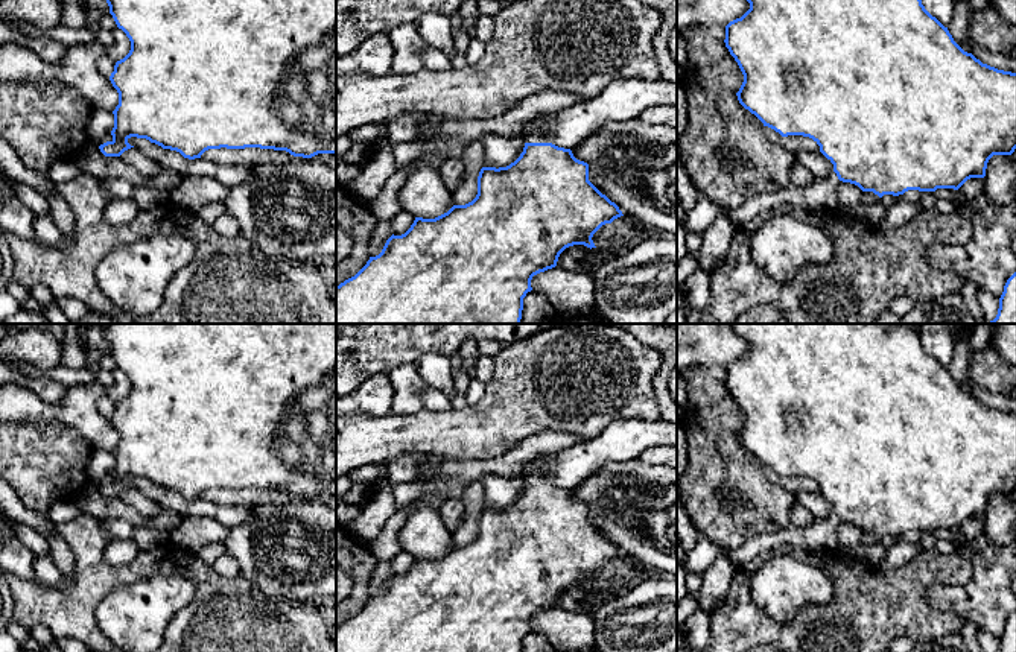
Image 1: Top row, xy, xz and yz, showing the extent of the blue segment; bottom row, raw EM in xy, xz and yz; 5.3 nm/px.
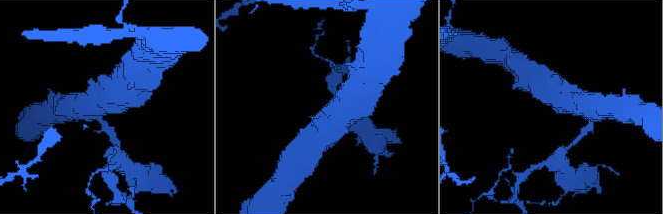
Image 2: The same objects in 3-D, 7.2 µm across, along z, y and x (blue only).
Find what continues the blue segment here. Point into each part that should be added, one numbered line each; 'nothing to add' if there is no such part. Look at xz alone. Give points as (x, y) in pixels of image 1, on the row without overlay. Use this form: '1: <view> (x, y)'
1: xz (533, 477)

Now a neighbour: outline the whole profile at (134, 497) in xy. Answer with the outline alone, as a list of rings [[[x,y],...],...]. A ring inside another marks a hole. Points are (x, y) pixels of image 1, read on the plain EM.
[[[138,488],[125,491],[120,498],[143,517],[155,517],[164,509],[152,502],[148,495],[144,495]]]

